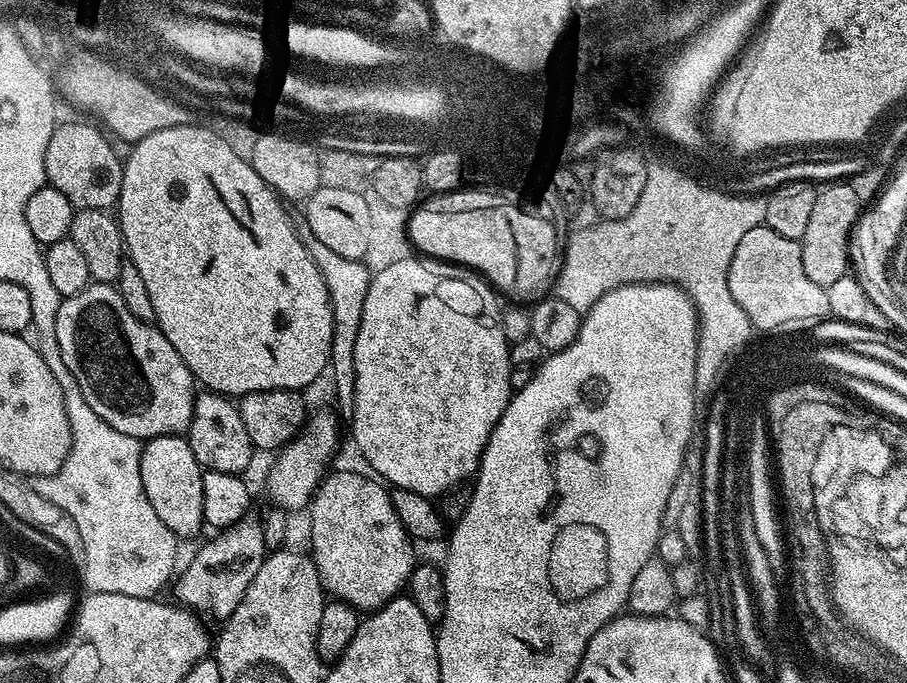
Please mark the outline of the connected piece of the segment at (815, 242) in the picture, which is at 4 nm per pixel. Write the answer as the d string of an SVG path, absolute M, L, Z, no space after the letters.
M847 178L821 187L816 194L814 211L810 214L806 234L803 240L799 241L802 266L806 266L810 282L818 282L818 286L826 289L838 282L838 278L849 275L850 241L854 236L856 221L869 207L864 198L854 192L856 190L850 186Z

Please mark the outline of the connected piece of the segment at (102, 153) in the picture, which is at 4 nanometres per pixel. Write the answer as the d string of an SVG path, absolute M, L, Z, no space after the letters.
M57 123L46 145L46 181L54 190L62 190L76 210L111 209L119 201L122 190L122 156L112 149L113 141L95 123L92 124Z

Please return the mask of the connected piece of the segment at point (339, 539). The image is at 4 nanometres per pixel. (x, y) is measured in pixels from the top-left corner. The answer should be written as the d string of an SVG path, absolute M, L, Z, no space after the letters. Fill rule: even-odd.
M334 472L325 475L312 497L310 555L312 561L316 563L320 583L329 597L345 600L350 607L361 613L371 614L405 591L414 567L413 541L394 510L391 491L379 479L371 475L363 476L360 472Z

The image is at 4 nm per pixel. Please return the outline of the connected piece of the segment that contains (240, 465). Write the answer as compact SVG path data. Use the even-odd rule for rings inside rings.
M204 390L197 395L192 425L188 428L186 439L200 467L210 472L231 476L244 474L254 455L250 434L246 434L246 426L242 426L239 407L219 392Z

